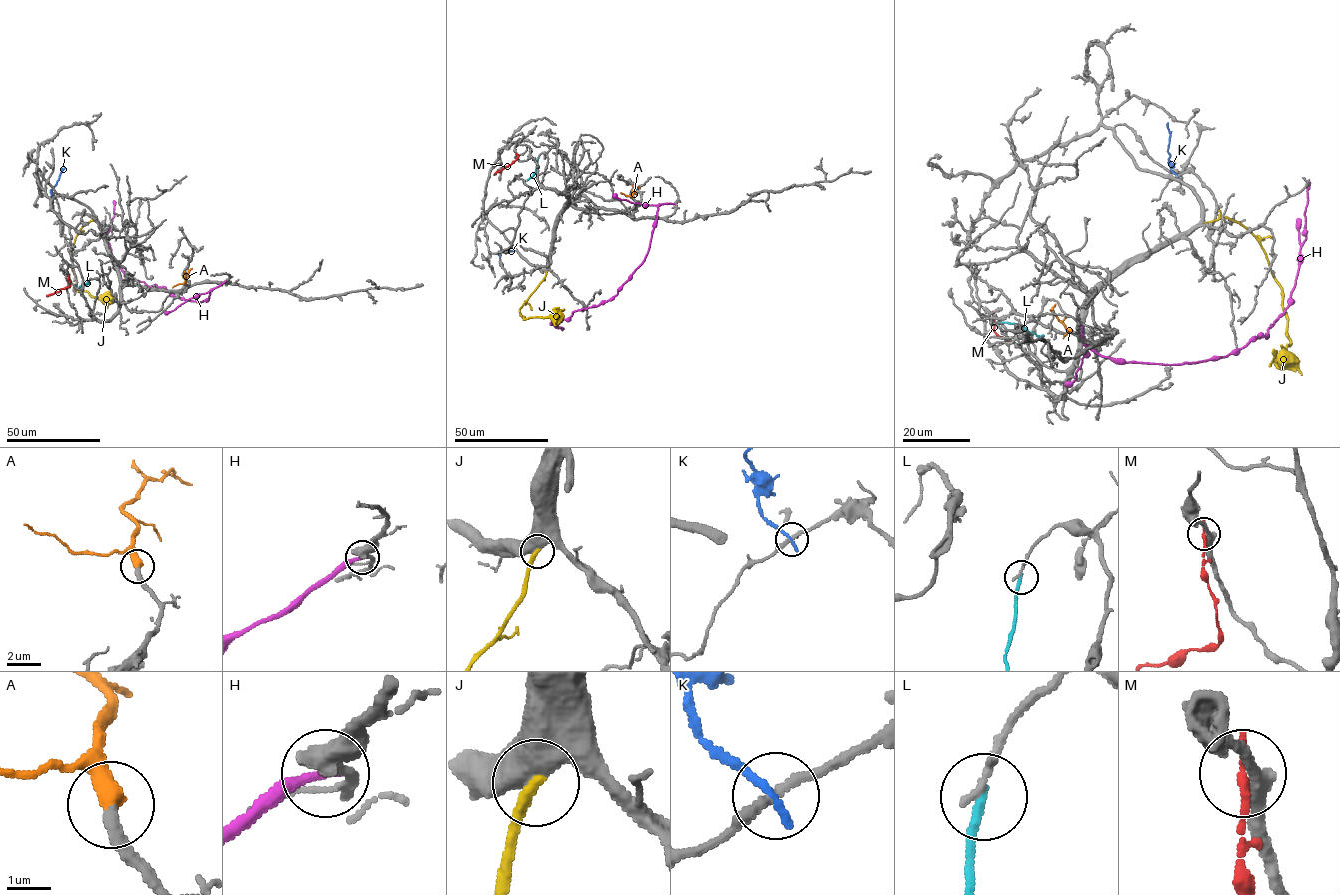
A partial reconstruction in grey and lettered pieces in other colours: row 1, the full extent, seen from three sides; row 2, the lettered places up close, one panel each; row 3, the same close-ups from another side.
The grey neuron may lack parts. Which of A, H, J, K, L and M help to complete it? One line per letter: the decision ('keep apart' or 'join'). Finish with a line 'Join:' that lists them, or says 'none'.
A: join
H: keep apart
J: join
K: keep apart
L: keep apart
M: keep apart
Join: A, J

